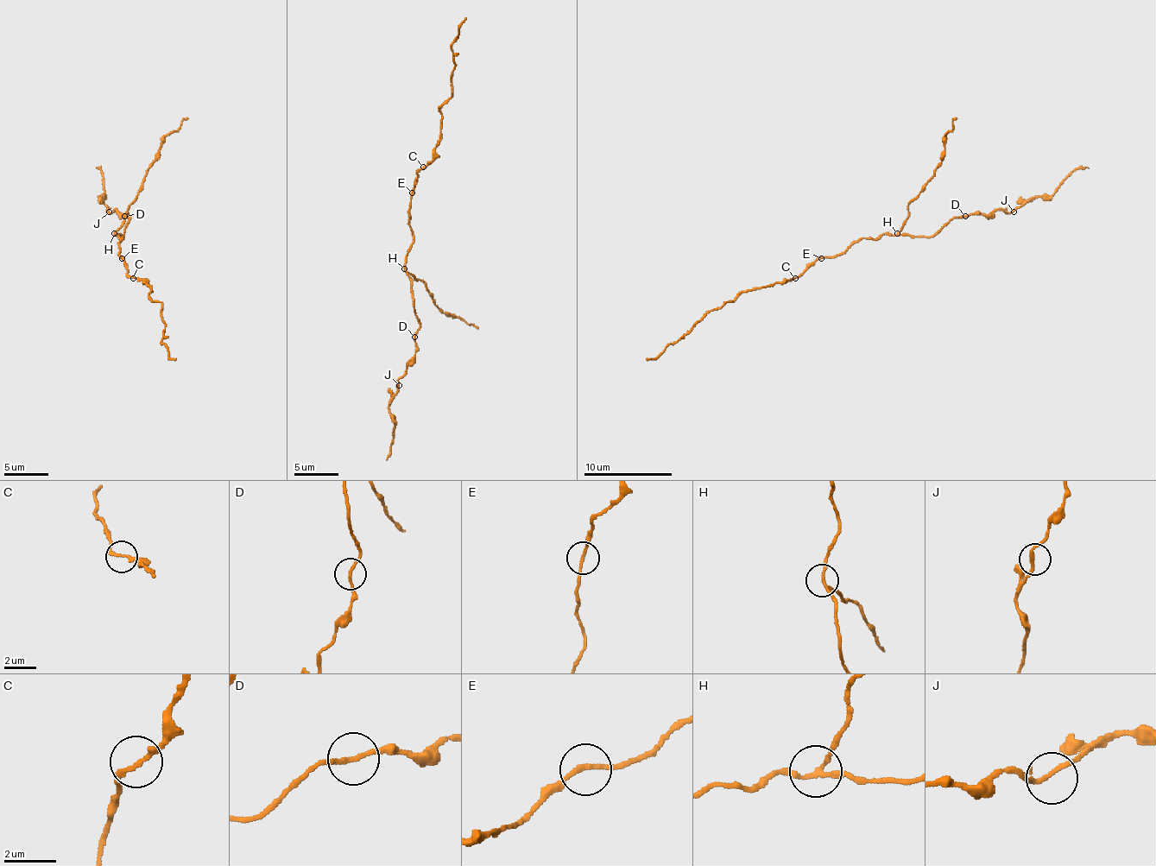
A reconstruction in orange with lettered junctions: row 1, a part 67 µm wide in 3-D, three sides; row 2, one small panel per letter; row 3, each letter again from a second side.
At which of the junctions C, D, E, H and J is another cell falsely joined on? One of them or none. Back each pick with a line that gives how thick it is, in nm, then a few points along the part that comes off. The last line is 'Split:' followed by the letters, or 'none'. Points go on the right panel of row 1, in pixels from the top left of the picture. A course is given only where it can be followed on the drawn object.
H: 150 nm thick; foreign part runs (896, 234), (907, 218), (907, 205), (934, 174), (945, 143), (945, 135), (957, 119)
Split: H

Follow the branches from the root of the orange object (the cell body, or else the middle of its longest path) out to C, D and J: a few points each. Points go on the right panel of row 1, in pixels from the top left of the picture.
C: (861, 240), (852, 243), (835, 256), (817, 258), (795, 278)
D: (861, 240), (879, 238), (883, 234), (934, 236), (954, 218), (965, 216)
J: (861, 240), (879, 238), (883, 234), (934, 236), (954, 218), (971, 214), (994, 214), (998, 210), (1013, 211)

